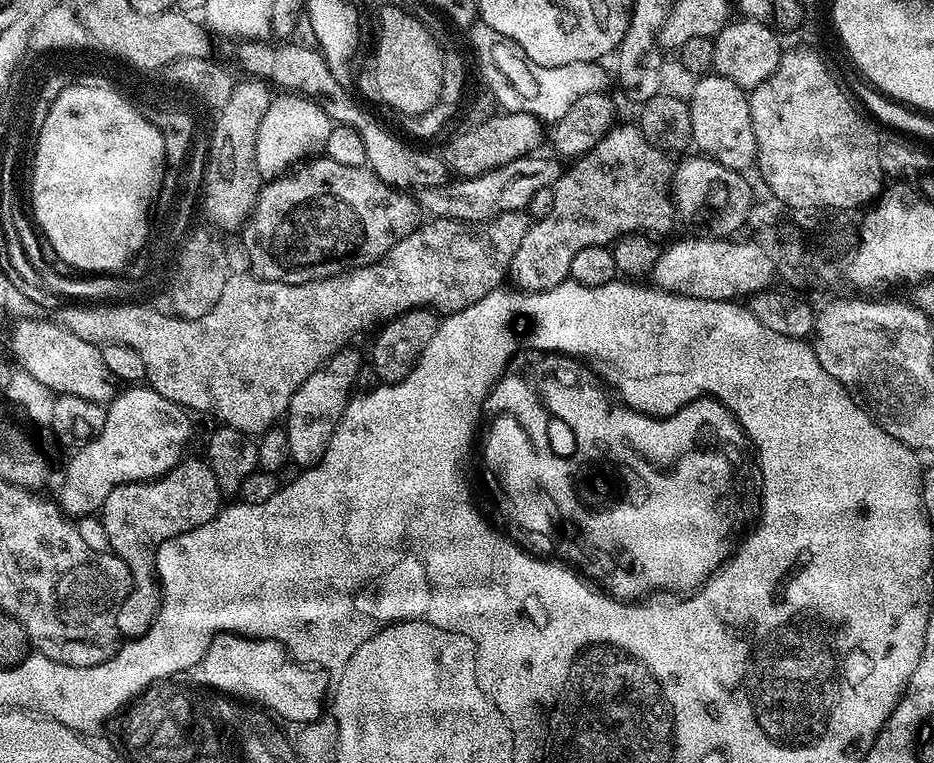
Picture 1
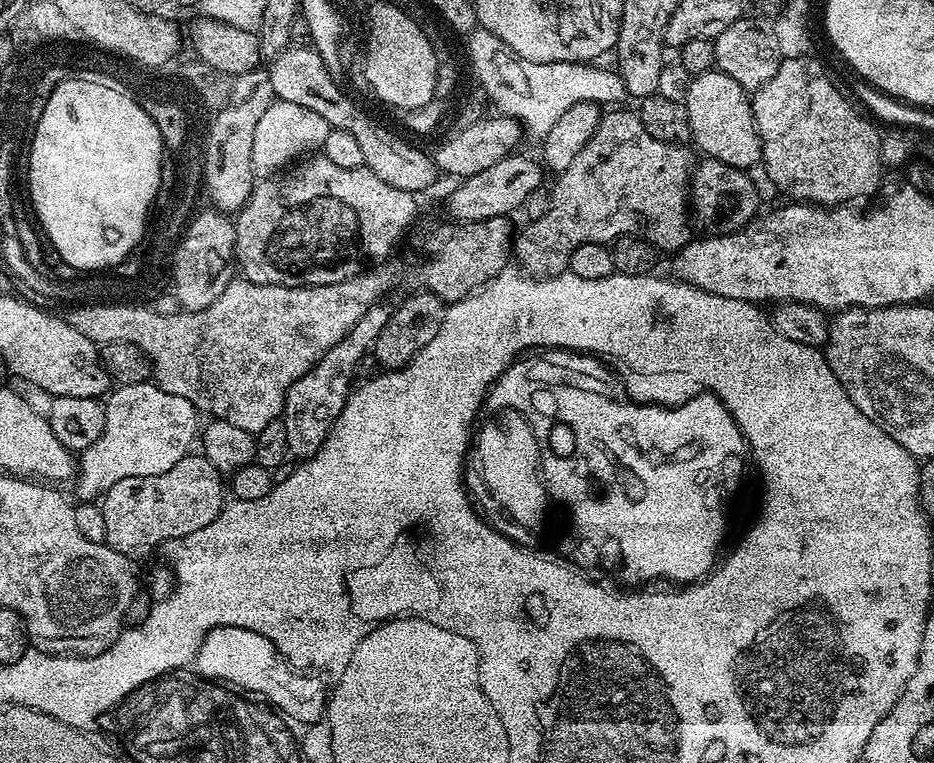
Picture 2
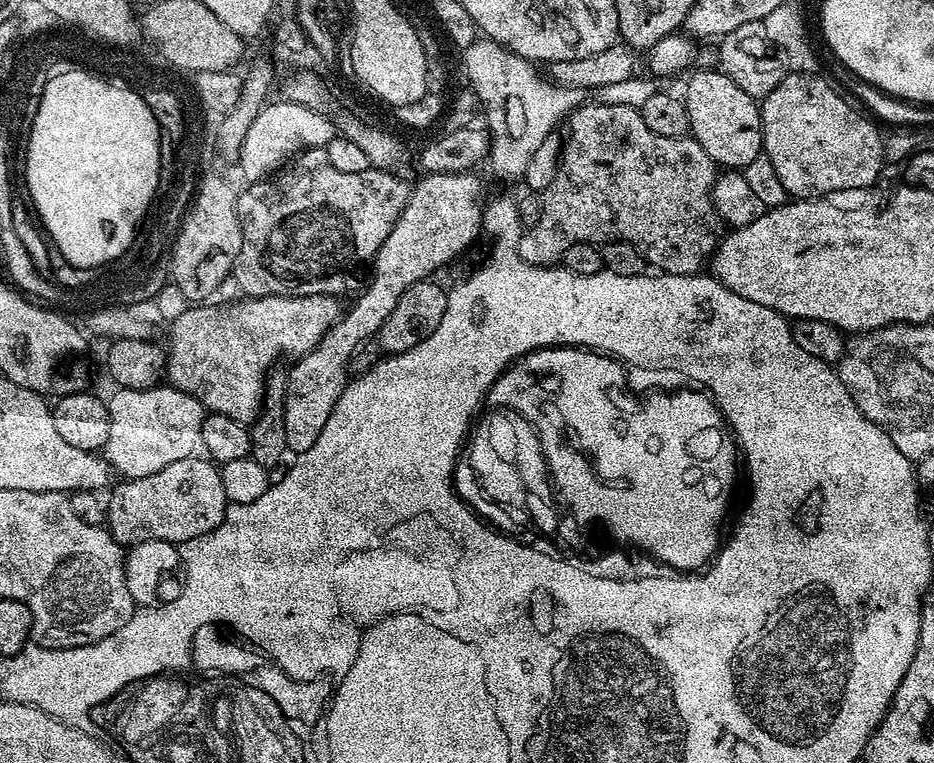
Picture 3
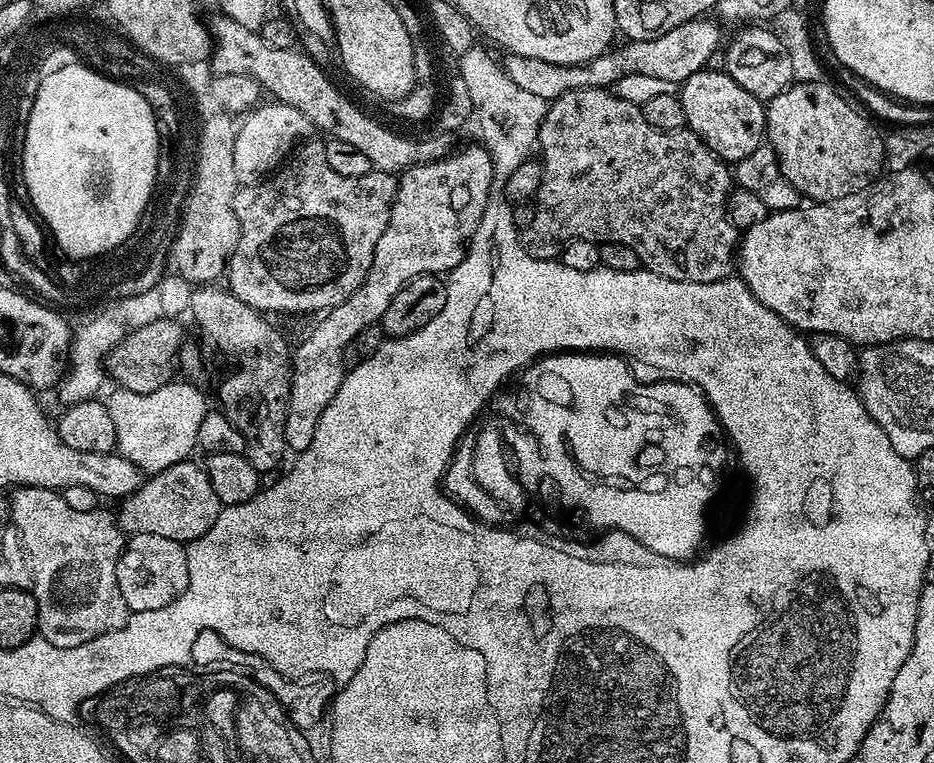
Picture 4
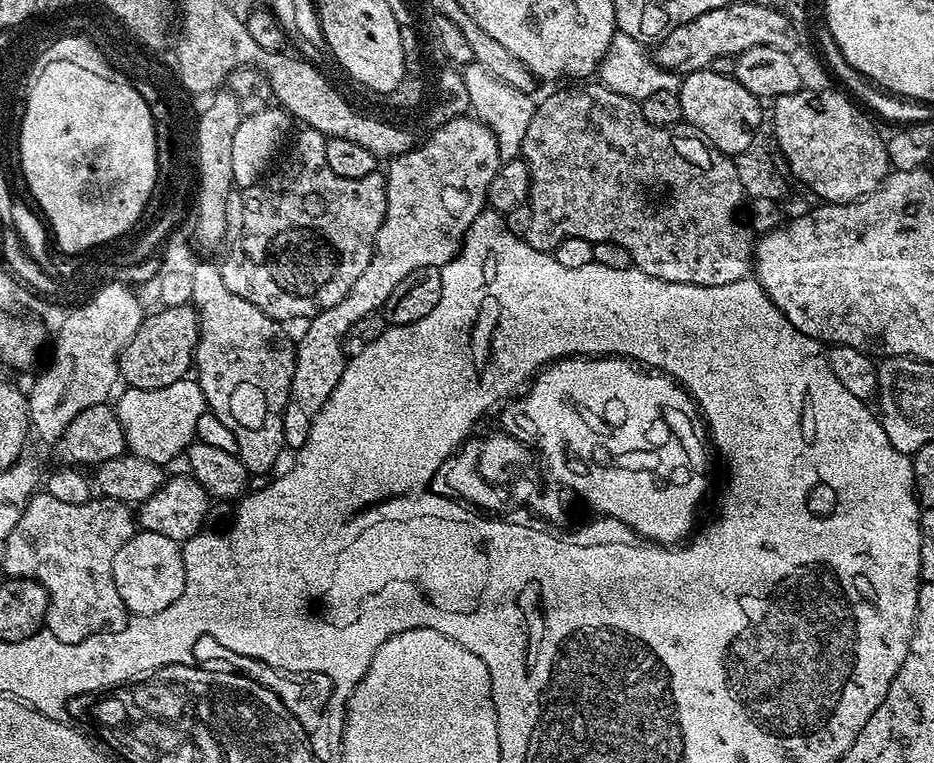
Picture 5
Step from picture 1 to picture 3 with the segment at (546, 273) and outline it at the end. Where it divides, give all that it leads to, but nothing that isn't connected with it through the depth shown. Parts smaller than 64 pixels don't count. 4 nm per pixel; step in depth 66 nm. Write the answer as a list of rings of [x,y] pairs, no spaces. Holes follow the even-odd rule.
[[[584,102],[567,117],[566,124],[567,122],[572,129],[568,132],[568,140],[566,136],[563,141],[562,155],[557,166],[557,173],[554,174],[554,180],[542,192],[544,201],[542,218],[538,218],[538,222],[533,228],[523,229],[518,240],[520,257],[527,264],[556,266],[563,261],[566,250],[570,250],[570,246],[574,246],[574,242],[590,242],[603,246],[609,241],[624,241],[635,245],[637,251],[644,256],[647,263],[652,268],[653,266],[656,267],[653,269],[663,270],[670,276],[697,275],[703,269],[700,267],[703,264],[705,267],[706,262],[711,261],[712,254],[718,247],[718,235],[716,236],[718,217],[712,205],[712,186],[718,175],[718,166],[710,158],[710,154],[706,154],[706,150],[702,150],[702,146],[698,146],[698,142],[692,139],[691,135],[679,136],[675,140],[674,138],[662,138],[662,134],[654,134],[654,130],[650,130],[650,126],[646,126],[646,122],[642,122],[642,114],[639,108],[631,108],[628,105],[608,105],[599,102],[589,104],[589,102]]]

